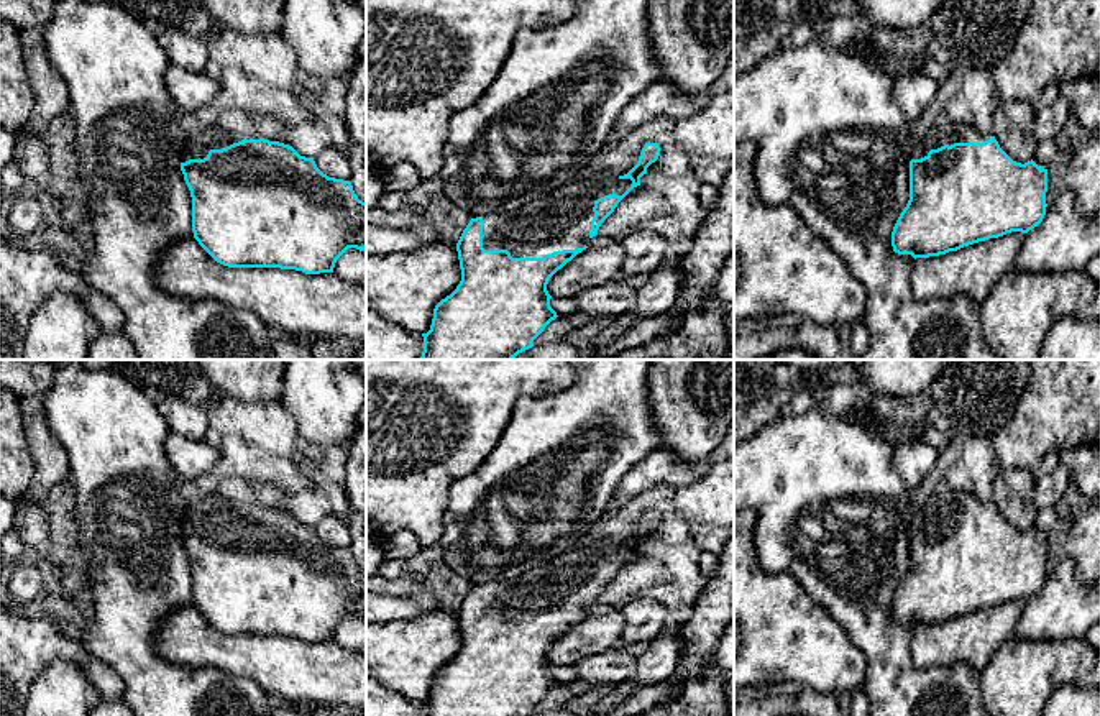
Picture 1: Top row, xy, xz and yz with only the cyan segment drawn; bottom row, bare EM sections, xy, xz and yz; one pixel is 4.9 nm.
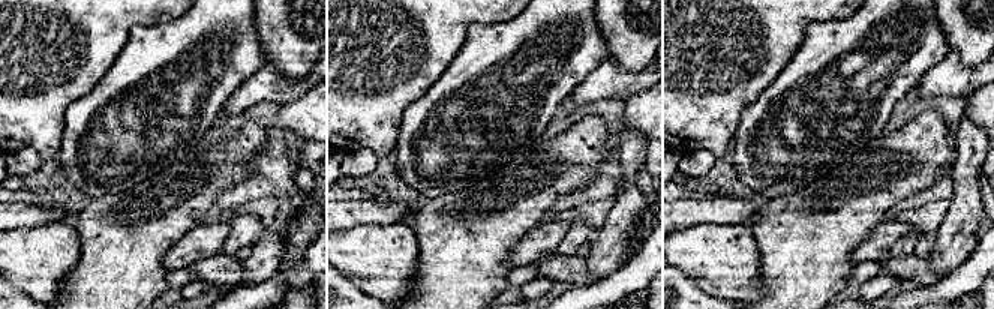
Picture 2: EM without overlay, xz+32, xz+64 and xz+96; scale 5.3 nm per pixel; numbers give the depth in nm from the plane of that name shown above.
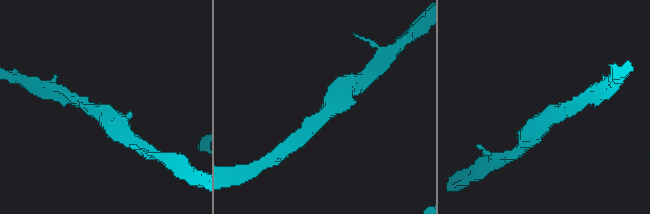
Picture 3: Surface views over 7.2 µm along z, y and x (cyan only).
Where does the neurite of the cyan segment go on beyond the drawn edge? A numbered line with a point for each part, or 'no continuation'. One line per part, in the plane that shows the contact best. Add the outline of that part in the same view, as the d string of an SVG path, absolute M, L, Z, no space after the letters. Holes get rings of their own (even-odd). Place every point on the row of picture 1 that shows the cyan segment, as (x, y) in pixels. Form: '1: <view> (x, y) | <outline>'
1: xz (560, 220) | M591 168L516 210L484 215L483 248L507 250L512 258L543 258L583 248L594 202L612 192L622 195L630 184L630 179Z

